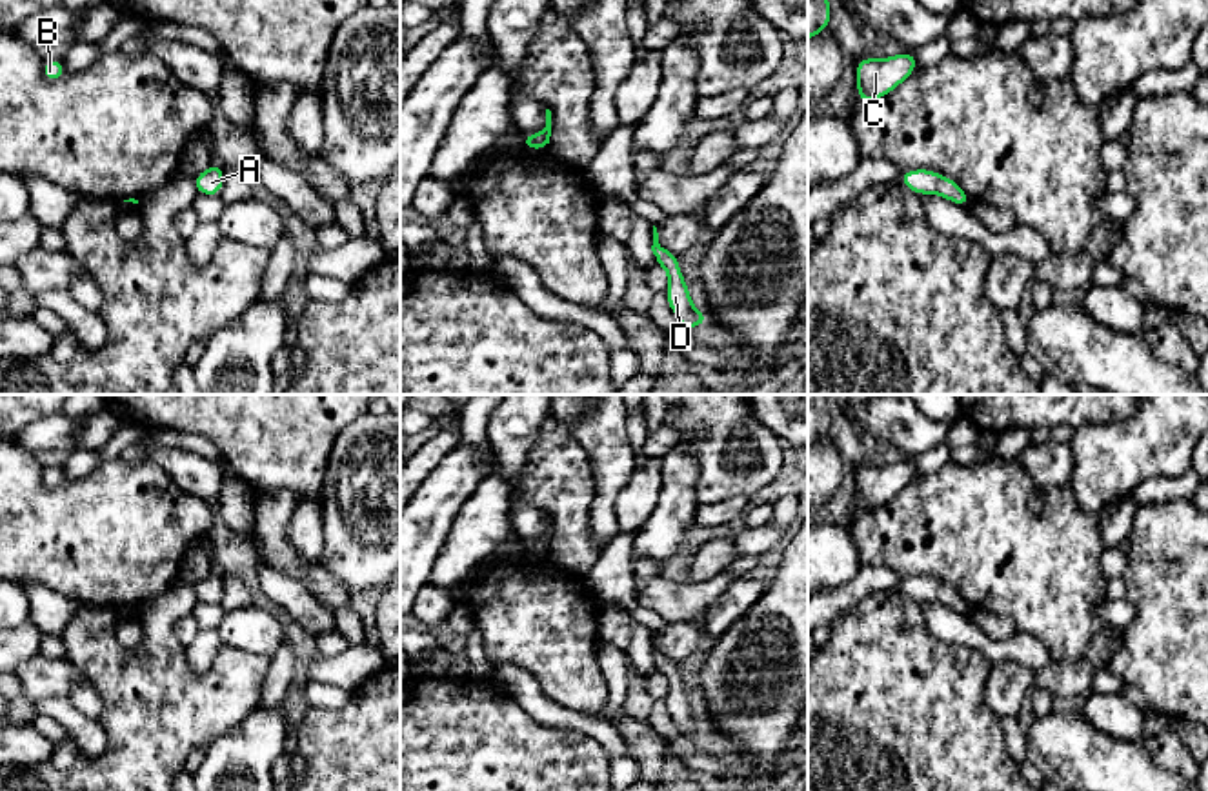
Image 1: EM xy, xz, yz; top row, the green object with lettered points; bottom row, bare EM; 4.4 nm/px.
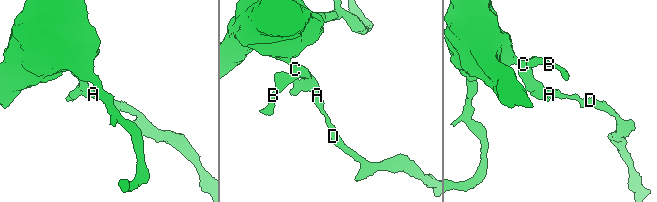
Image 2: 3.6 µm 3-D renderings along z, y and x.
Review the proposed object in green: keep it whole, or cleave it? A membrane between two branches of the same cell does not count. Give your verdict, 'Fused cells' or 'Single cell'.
Single cell

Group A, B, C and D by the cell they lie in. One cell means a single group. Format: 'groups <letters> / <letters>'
groups A B C D

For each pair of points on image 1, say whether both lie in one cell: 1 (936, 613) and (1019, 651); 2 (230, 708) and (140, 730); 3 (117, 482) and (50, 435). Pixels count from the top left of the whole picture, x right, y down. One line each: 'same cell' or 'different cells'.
1: same cell
2: same cell
3: different cells

